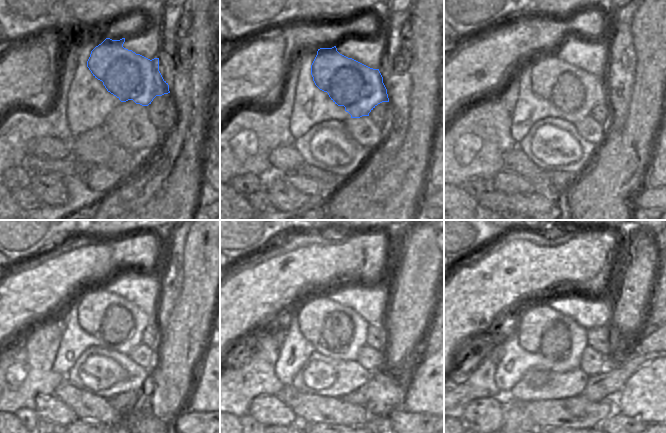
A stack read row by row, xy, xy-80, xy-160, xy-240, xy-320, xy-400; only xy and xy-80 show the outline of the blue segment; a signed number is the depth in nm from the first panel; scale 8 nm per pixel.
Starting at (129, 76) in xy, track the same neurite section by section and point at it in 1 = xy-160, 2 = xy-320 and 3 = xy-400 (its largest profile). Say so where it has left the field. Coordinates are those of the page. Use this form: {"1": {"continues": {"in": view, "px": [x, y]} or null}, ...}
{"1": {"continues": {"in": "xy-160", "px": [574, 91]}}, "2": {"continues": {"in": "xy-320", "px": [322, 321]}}, "3": {"continues": {"in": "xy-400", "px": [539, 330]}}}

